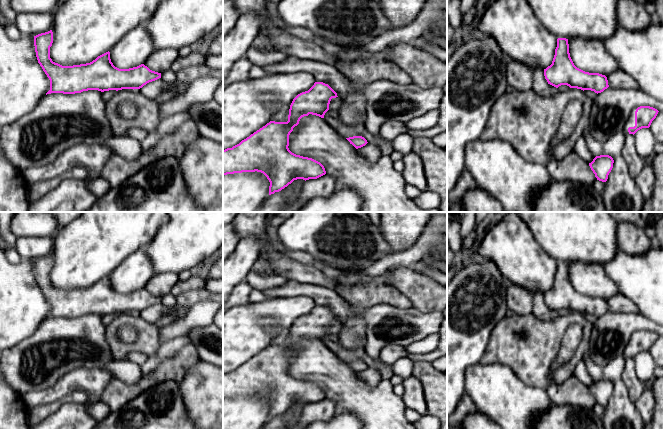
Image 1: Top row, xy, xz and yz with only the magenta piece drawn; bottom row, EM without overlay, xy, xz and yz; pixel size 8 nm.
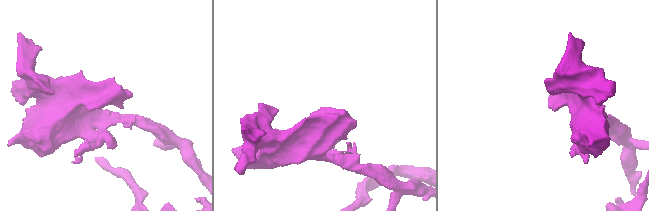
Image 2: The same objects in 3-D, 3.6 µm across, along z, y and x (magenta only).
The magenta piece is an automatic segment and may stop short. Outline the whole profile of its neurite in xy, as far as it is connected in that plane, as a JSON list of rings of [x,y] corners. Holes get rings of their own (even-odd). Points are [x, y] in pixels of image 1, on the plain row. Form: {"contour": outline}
{"contour": [[[52,254],[34,260],[38,287],[50,304],[50,314],[46,319],[51,317],[75,318],[88,314],[101,316],[134,314],[161,302],[161,297],[150,294],[144,288],[129,293],[115,291],[111,286],[109,275],[90,287],[62,290],[50,282],[52,267]]]}

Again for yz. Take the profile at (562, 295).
{"contour": [[[558,262],[557,271],[552,288],[544,293],[544,300],[548,308],[558,312],[567,309],[570,312],[591,314],[601,317],[609,311],[605,299],[589,297],[577,292],[569,277],[568,263]]]}

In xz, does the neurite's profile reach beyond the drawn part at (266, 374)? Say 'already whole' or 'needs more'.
already whole

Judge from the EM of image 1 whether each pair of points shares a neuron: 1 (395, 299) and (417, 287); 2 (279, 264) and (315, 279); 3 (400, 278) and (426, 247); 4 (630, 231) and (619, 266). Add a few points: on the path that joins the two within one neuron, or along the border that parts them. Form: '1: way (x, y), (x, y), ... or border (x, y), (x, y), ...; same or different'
1: border (391, 274), (389, 282), (409, 300), (412, 307); different
2: way (288, 268), (306, 274); same
3: border (411, 266), (397, 266), (394, 268); different
4: border (619, 249), (629, 254), (643, 254), (647, 251); different

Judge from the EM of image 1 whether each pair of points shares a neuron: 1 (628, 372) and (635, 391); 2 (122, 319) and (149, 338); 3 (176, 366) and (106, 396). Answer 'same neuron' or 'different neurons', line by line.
1: same neuron
2: same neuron
3: same neuron

